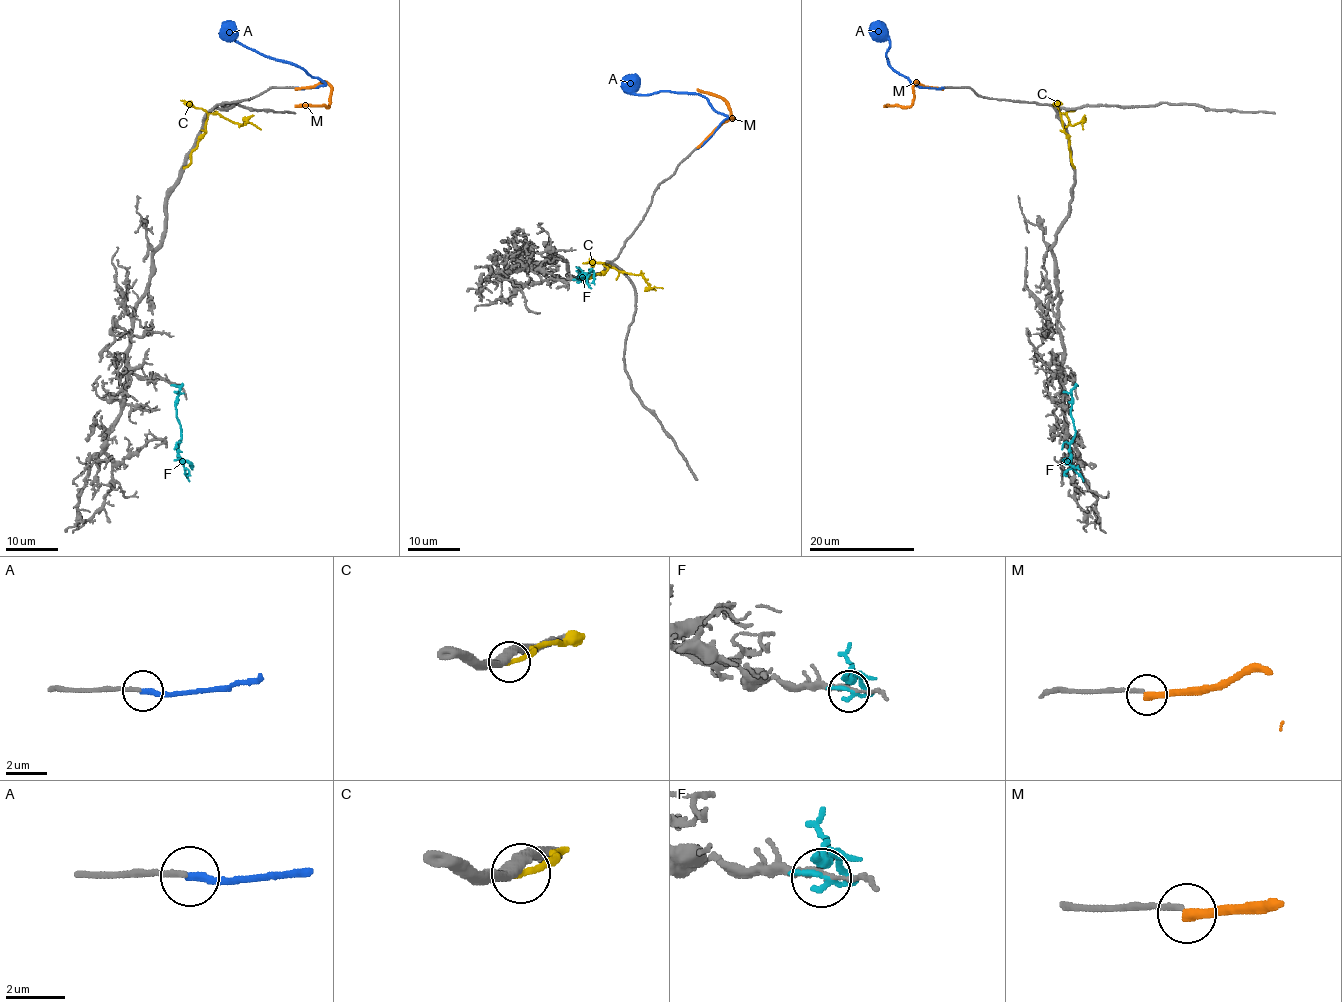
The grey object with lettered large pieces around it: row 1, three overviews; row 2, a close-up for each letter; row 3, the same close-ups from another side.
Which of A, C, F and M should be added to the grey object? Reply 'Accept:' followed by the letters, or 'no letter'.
Accept: no letter

